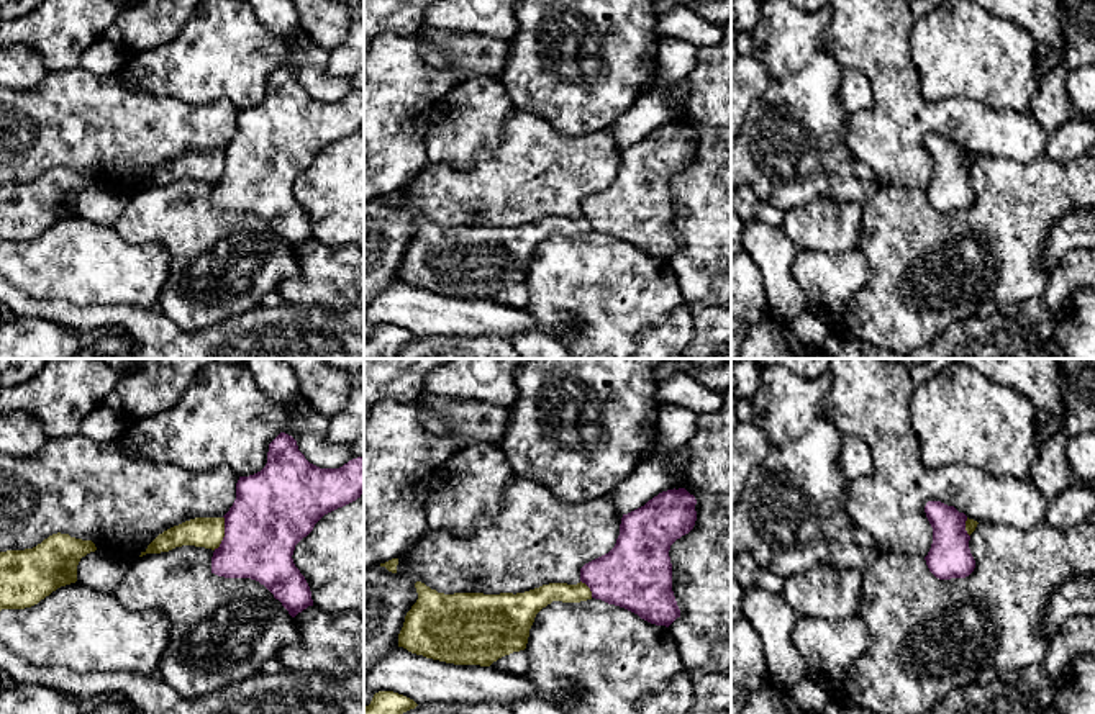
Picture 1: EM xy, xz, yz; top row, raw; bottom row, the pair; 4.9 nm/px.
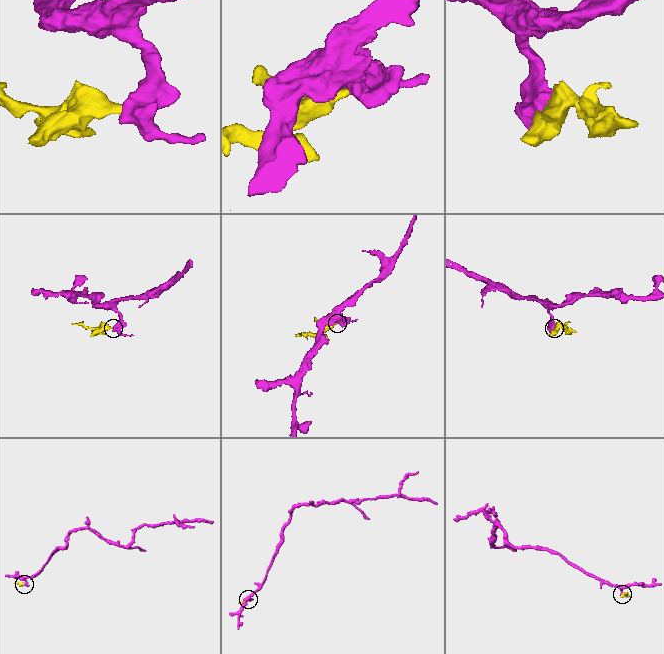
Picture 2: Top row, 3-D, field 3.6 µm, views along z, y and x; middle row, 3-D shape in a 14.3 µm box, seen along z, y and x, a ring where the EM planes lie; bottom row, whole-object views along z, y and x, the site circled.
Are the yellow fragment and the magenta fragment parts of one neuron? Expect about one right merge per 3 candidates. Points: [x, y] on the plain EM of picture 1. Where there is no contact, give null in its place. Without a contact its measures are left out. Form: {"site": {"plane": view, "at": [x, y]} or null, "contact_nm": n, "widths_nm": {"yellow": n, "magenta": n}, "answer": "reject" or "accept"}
{"site": {"plane": "xy", "at": [223, 167]}, "contact_nm": 180, "widths_nm": {"yellow": 150, "magenta": 380}, "answer": "reject"}

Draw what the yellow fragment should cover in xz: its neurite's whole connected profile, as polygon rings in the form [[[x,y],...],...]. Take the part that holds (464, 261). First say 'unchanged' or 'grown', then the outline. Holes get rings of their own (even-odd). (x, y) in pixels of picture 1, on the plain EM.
unchanged; [[[421,215],[418,233],[405,249],[398,280],[426,291],[490,300],[526,282],[536,247],[552,234],[592,233],[585,216],[549,216],[525,226],[444,228]]]

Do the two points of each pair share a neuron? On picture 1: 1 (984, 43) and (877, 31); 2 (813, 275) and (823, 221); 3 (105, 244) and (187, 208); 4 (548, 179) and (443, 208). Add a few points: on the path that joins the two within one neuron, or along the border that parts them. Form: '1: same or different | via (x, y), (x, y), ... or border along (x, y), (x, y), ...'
1: different | border along (923, 17), (910, 33), (918, 72)
2: different | border along (856, 248), (846, 253), (799, 251)
3: different | border along (113, 226), (127, 241), (159, 244)
4: same | via (522, 180), (489, 195), (469, 197)

